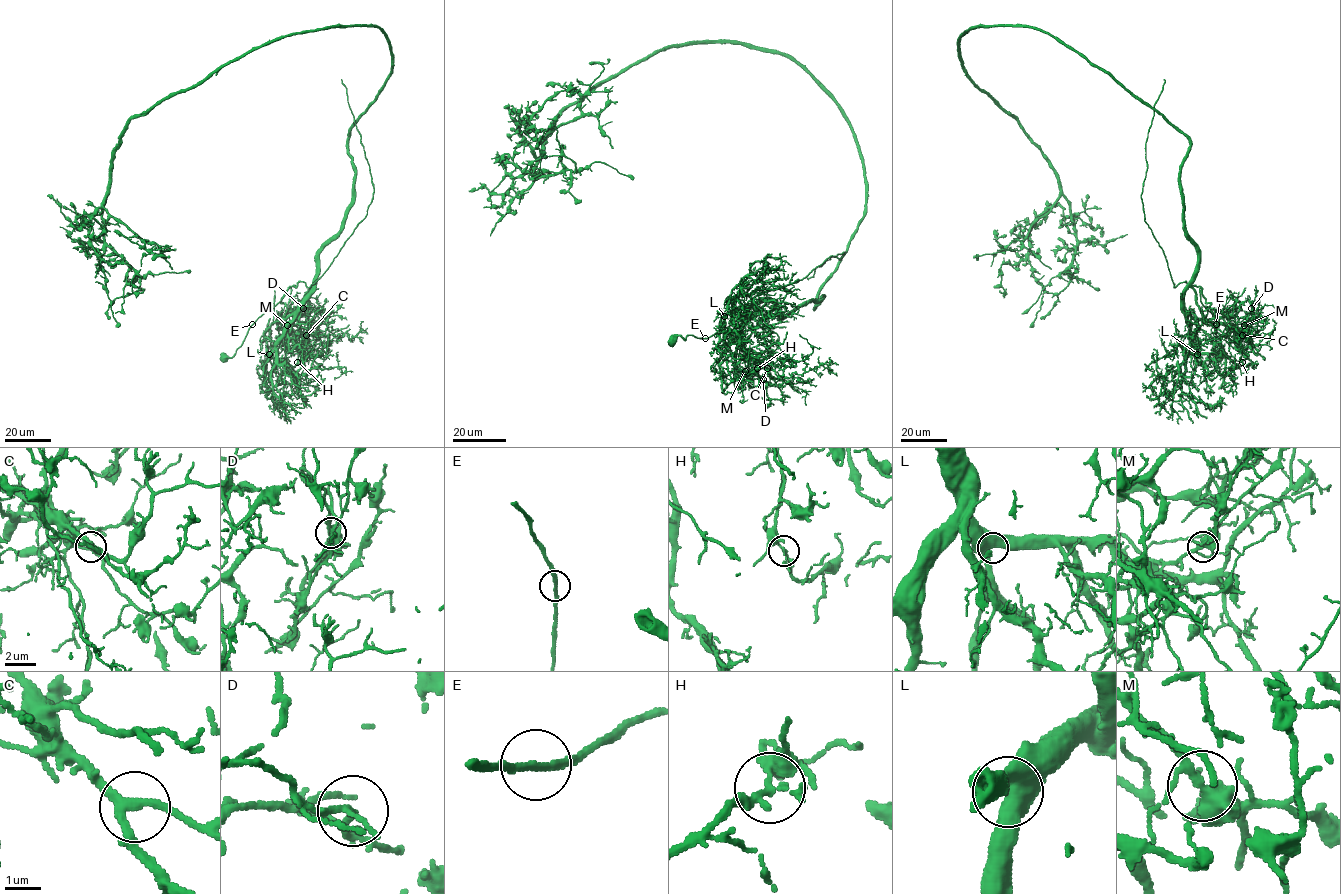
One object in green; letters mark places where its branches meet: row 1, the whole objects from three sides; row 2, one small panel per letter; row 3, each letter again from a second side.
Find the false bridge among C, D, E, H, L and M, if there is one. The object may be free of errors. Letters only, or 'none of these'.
H

